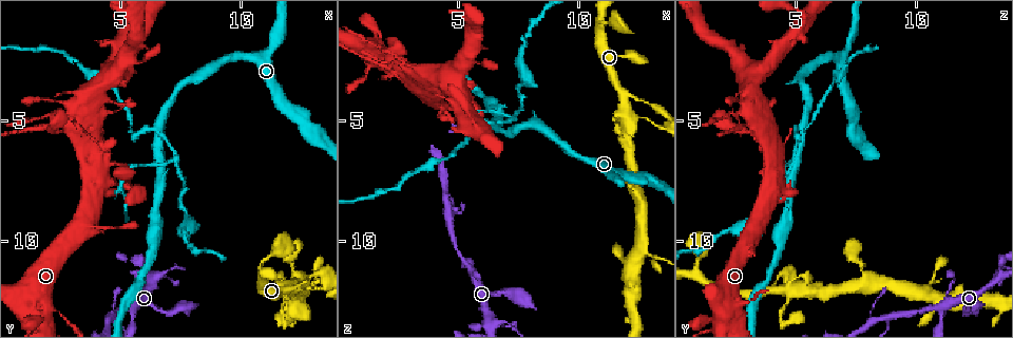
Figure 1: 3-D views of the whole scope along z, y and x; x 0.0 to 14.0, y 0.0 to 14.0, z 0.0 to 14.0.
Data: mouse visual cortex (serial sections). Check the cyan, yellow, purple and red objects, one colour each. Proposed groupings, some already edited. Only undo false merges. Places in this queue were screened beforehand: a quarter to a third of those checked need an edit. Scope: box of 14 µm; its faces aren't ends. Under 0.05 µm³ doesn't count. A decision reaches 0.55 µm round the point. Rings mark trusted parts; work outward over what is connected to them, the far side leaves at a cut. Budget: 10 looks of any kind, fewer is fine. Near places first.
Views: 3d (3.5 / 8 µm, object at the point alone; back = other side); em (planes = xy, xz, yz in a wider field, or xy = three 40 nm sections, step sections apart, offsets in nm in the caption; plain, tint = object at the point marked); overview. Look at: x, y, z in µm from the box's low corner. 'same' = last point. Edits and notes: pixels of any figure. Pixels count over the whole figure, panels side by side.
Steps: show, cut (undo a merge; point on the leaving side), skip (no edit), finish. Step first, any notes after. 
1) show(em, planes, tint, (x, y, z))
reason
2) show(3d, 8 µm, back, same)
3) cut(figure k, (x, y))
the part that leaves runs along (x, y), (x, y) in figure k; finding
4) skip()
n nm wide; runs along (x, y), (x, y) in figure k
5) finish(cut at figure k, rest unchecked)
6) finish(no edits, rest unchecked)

show(3d, 3.5 µm, (13.3, 11.2, 4.6))

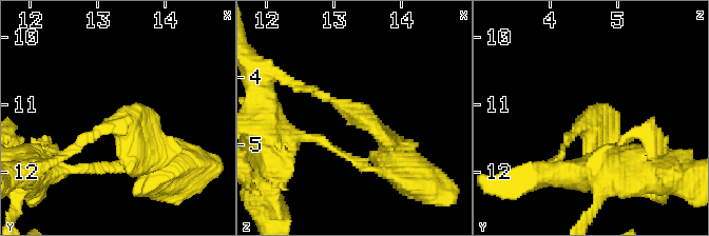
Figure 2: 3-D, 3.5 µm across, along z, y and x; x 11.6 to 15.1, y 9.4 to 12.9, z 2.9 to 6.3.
show(em, xy, step 5, tint, (13.35, 11.30, 4.50))

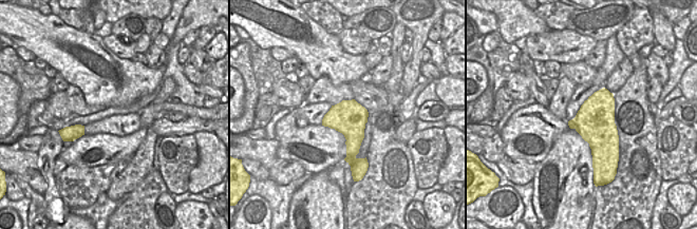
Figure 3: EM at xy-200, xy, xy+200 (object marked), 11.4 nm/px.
skip()
runs along (304, 90), (398, 135) in figure 2; continuous, no second cell

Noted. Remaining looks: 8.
show(3d, 3.5 µm, (6.3, 11.6, 13.3))
four or more arms meet

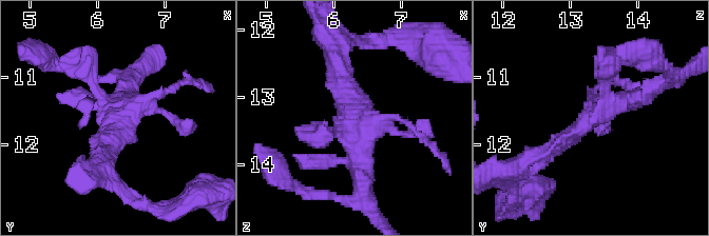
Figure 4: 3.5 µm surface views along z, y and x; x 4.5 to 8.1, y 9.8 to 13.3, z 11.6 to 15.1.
show(em, xy, step 1, tint, (6.40, 11.50, 13.35))
shape alone is not enough

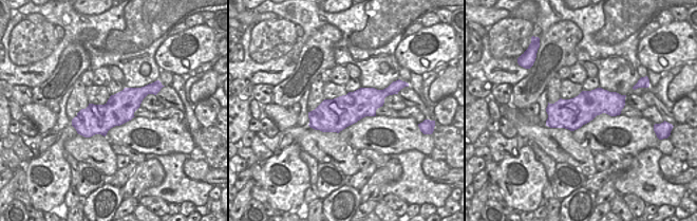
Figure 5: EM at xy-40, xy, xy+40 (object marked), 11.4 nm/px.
skip()
runs along (151, 91), (107, 116), (74, 123) in figure 5; all the same cell

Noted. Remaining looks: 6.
show(3d, 8 µm, (13.1, 11.6, 10.6))
thin neck

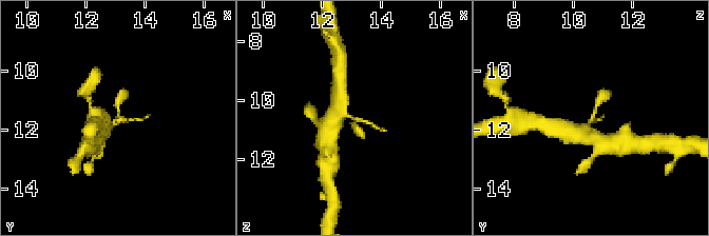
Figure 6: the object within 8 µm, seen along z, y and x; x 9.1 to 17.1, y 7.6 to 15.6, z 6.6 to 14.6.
show(em, planes, tint, (13.1, 11.6, 10.6))
now the EM

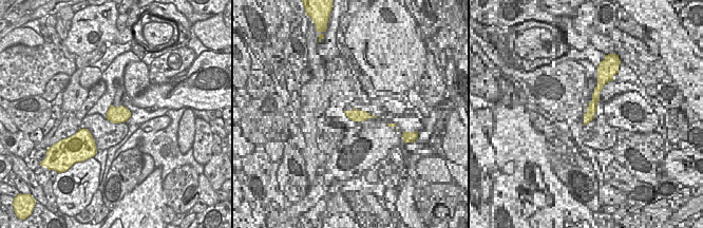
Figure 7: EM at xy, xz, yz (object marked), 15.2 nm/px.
skip()
runs along (573, 134), (580, 134), (607, 93) in figure 6; all the same cell

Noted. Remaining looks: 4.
show(3d, 3.5 µm, (5.5, 12.6, 11.1))
side arm on a straight run

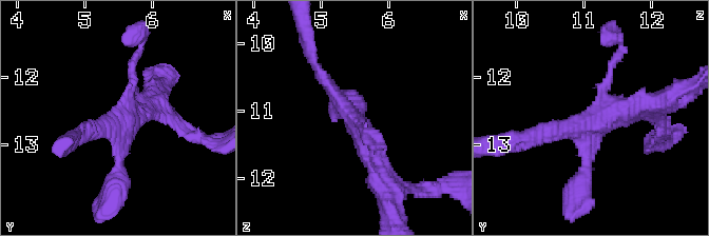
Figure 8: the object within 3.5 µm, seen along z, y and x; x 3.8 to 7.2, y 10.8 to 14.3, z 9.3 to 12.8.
show(em, planes, tint, (5.50, 12.70, 11.10))
shape alone is not enough

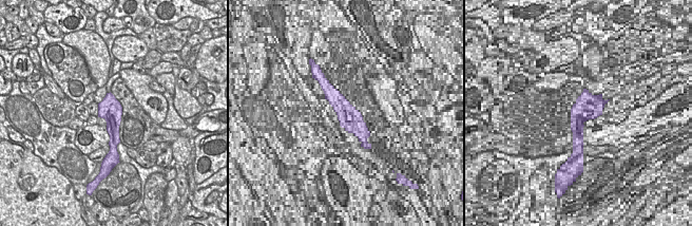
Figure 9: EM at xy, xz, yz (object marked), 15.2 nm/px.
skip()
runs along (377, 174), (363, 131), (314, 63) in figure 8; one cell here

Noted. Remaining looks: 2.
finish(no edits, rest unchecked)

